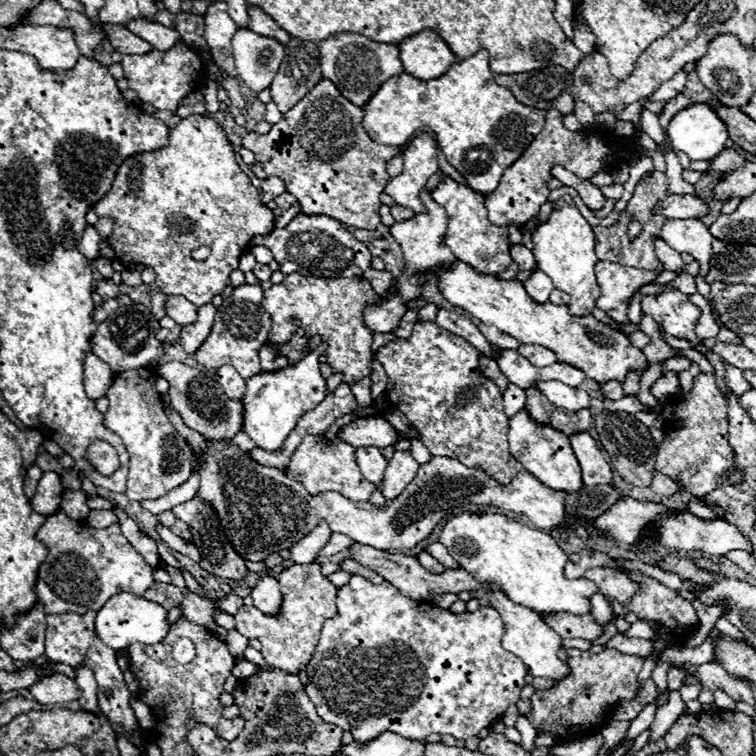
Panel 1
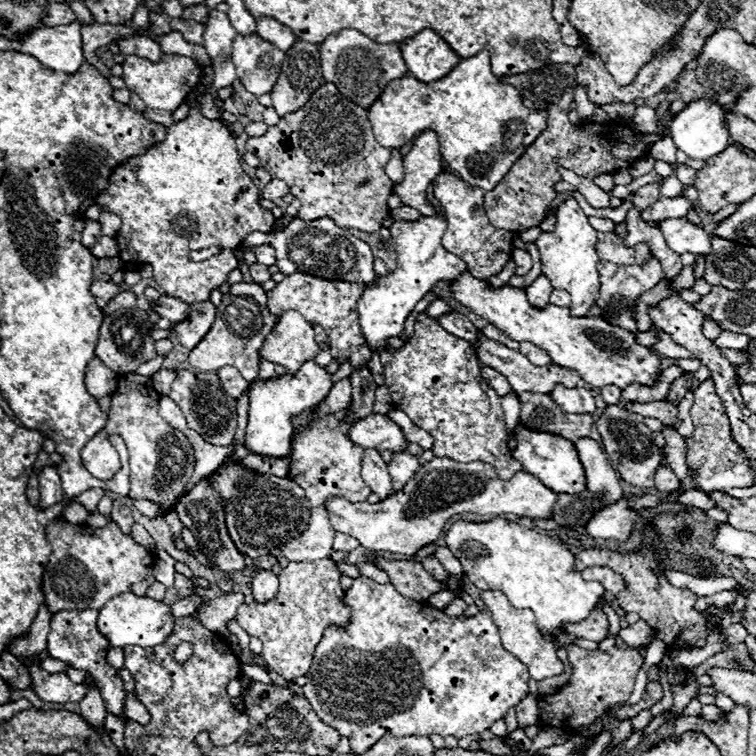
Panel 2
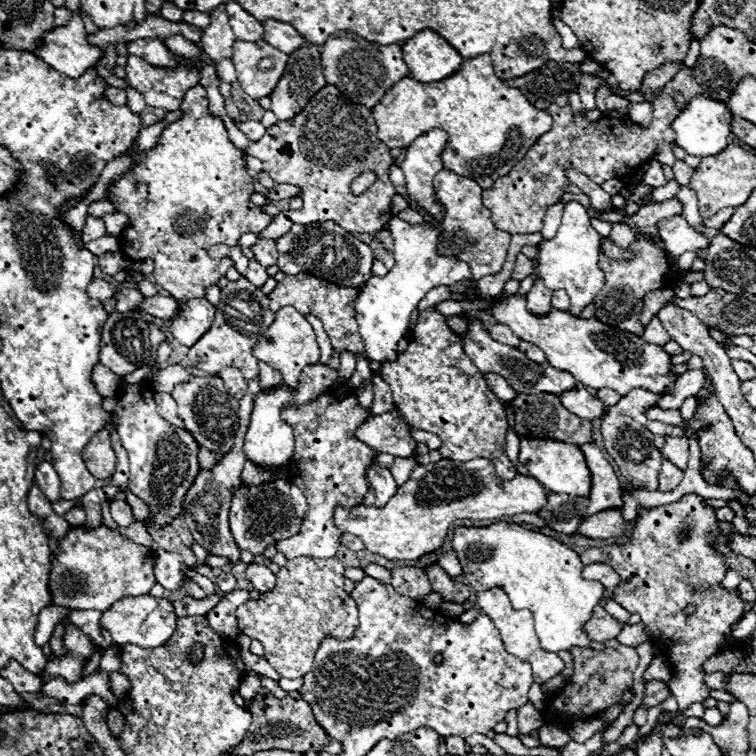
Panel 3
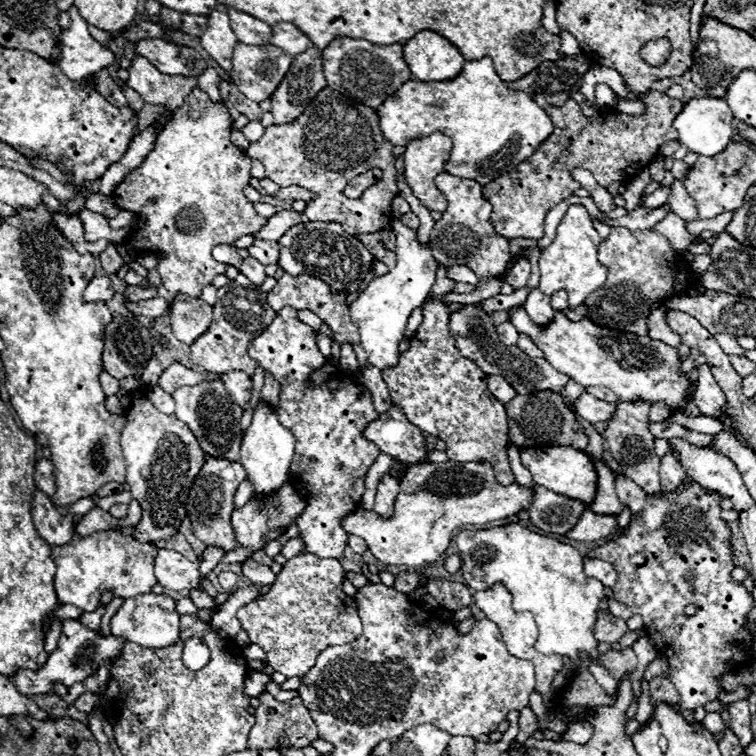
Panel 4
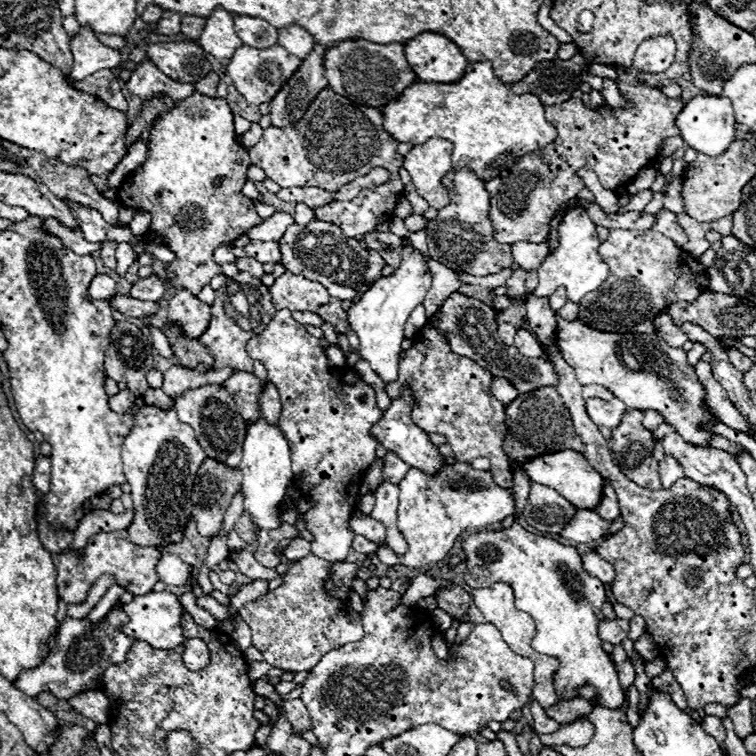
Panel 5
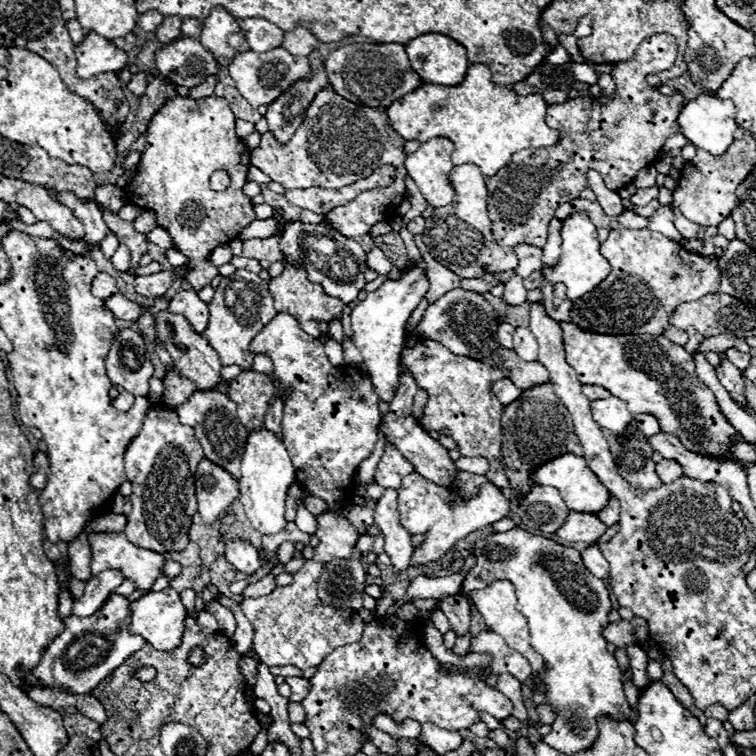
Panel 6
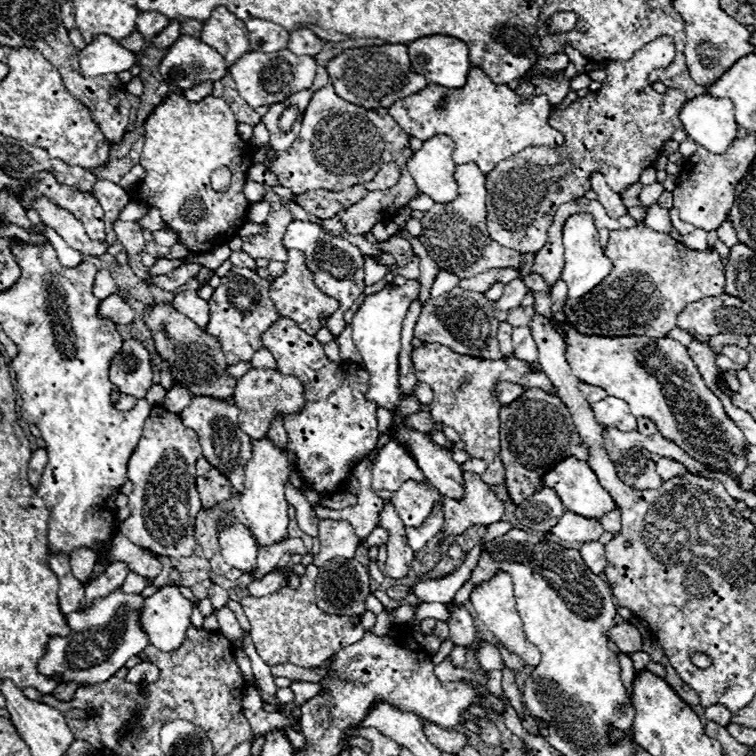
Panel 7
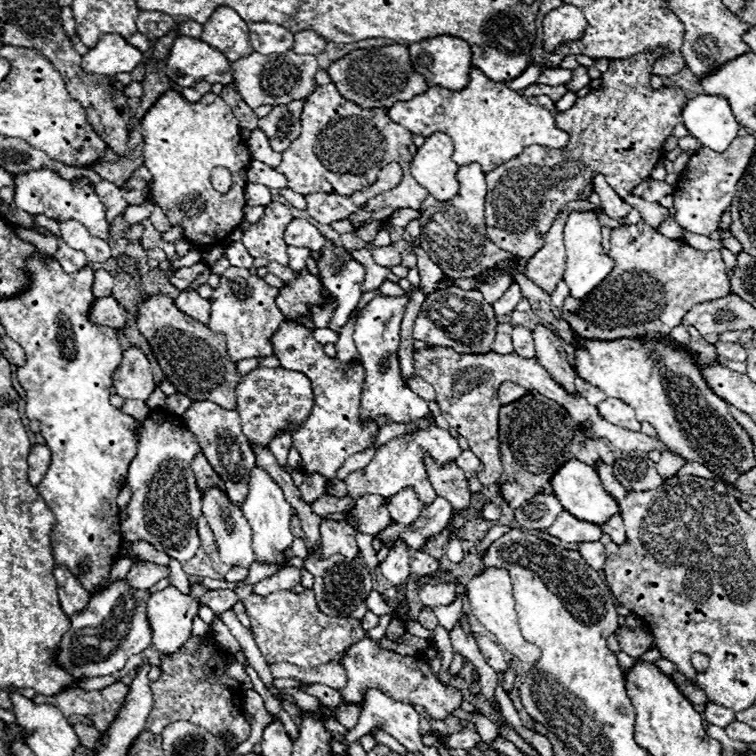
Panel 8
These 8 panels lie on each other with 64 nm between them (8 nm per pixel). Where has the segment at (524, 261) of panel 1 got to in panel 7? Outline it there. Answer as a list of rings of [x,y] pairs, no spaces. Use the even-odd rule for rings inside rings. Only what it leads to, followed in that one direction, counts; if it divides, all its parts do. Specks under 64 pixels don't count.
[[[516,278],[516,280],[506,284],[502,298],[496,300],[496,308],[506,310],[506,312],[512,310],[512,308],[518,308],[524,296],[526,296],[526,286],[524,286],[524,282],[520,278]]]

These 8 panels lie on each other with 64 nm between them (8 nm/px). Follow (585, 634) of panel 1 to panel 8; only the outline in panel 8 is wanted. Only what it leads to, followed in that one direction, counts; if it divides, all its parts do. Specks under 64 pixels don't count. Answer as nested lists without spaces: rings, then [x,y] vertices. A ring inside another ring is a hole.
[[[618,628],[618,642],[622,652],[632,658],[640,658],[644,652],[650,650],[654,636],[642,628]]]

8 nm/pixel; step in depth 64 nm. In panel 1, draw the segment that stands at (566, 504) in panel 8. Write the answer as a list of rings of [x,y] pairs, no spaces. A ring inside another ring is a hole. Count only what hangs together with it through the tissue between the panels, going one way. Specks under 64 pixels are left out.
[[[526,410],[518,412],[510,420],[510,432],[508,432],[508,442],[510,442],[510,454],[522,462],[524,470],[528,470],[532,476],[536,476],[544,486],[552,490],[562,490],[562,492],[578,492],[584,482],[582,482],[582,470],[576,460],[576,454],[570,446],[568,436],[562,432],[556,432],[548,426],[540,426],[534,420],[528,418]]]

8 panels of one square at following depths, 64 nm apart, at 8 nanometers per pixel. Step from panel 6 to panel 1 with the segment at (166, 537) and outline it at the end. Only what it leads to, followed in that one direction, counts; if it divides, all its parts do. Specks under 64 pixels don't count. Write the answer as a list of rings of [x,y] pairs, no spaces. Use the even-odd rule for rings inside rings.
[[[128,370],[114,374],[114,384],[106,392],[110,408],[104,414],[104,426],[116,432],[130,452],[130,472],[126,496],[130,500],[156,500],[178,488],[192,476],[192,448],[174,430],[162,410],[162,396],[154,388],[156,376],[150,370]]]

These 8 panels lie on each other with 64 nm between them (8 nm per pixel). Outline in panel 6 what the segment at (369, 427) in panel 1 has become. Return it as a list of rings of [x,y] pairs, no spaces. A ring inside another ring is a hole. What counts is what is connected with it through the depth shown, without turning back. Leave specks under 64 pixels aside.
[[[408,370],[400,372],[398,392],[396,392],[394,400],[390,402],[390,412],[386,414],[380,430],[382,430],[384,438],[386,438],[386,442],[392,444],[392,446],[396,446],[396,448],[402,452],[402,456],[406,456],[406,458],[412,462],[414,470],[416,470],[420,476],[432,480],[434,484],[440,484],[440,486],[452,490],[452,484],[456,482],[456,472],[458,472],[458,468],[454,466],[454,460],[448,456],[448,450],[446,450],[442,444],[438,444],[434,438],[430,438],[428,432],[426,432],[424,428],[420,428],[420,426],[416,424],[416,420],[410,416],[412,398],[414,398],[416,390],[418,390],[418,386],[416,386],[416,380],[412,378],[412,374],[410,374]]]

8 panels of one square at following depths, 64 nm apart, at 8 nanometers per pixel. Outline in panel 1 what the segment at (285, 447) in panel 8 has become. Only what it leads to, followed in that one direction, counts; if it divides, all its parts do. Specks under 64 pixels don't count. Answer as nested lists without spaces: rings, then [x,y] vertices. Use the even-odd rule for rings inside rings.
[[[264,344],[260,348],[260,366],[262,366],[260,368],[262,372],[276,372],[276,370],[282,370],[284,366],[288,366],[288,362],[286,362],[286,358],[278,358],[270,344]]]

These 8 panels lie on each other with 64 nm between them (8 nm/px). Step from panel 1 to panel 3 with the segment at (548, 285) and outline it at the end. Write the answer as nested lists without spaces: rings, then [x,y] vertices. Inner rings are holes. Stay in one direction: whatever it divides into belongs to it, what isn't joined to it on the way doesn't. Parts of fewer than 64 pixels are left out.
[[[536,280],[536,284],[532,286],[532,290],[526,294],[526,306],[528,306],[528,310],[534,316],[546,316],[552,310],[550,296],[552,296],[552,292],[548,288],[544,288],[544,282]]]

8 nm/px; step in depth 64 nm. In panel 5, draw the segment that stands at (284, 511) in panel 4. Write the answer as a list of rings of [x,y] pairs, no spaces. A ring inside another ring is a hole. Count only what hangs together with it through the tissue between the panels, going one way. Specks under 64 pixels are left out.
[[[244,512],[244,514],[238,518],[236,526],[234,526],[234,530],[238,532],[238,536],[240,536],[242,540],[246,540],[246,542],[252,542],[252,540],[254,540],[252,528],[254,528],[254,524],[252,524],[252,518],[250,518],[248,512]]]

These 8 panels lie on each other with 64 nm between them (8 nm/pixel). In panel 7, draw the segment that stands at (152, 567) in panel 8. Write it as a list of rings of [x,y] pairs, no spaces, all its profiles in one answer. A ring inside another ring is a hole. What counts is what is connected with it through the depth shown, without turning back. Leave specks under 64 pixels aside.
[[[130,572],[128,574],[128,580],[124,580],[124,584],[122,584],[122,590],[124,592],[142,592],[144,588],[148,588],[148,580],[144,578],[144,576],[134,576],[134,572]]]

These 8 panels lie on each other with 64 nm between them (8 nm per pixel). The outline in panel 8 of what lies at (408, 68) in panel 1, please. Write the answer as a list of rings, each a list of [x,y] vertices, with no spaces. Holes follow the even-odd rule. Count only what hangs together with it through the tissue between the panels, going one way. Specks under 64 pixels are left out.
[[[436,36],[432,40],[422,40],[416,44],[410,44],[410,60],[412,66],[418,74],[424,76],[424,80],[428,82],[428,86],[440,86],[440,88],[448,88],[448,90],[464,90],[468,80],[470,80],[470,70],[472,66],[472,52],[470,52],[470,44],[454,38],[454,36]]]

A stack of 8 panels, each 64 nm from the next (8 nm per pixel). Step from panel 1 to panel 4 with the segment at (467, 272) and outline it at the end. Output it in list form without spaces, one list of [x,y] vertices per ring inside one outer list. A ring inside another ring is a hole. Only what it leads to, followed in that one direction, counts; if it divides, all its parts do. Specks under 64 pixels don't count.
[[[516,306],[510,322],[520,334],[530,336],[530,340],[540,346],[544,358],[558,372],[568,374],[582,386],[610,388],[622,402],[664,402],[670,406],[670,414],[684,412],[688,400],[692,400],[692,394],[686,392],[690,380],[686,378],[686,372],[680,372],[682,362],[678,348],[670,348],[660,340],[652,340],[648,336],[632,336],[628,332],[612,332],[608,328],[592,324],[586,318],[572,322],[562,312],[556,312],[554,320],[546,328],[536,328],[522,306]]]

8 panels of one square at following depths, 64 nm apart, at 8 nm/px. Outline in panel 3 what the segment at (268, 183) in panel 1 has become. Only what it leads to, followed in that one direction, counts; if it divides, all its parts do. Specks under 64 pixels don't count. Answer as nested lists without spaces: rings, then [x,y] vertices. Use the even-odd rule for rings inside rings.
[[[276,184],[272,190],[266,192],[268,200],[284,200],[284,198],[294,198],[300,194],[300,188],[292,184]]]

